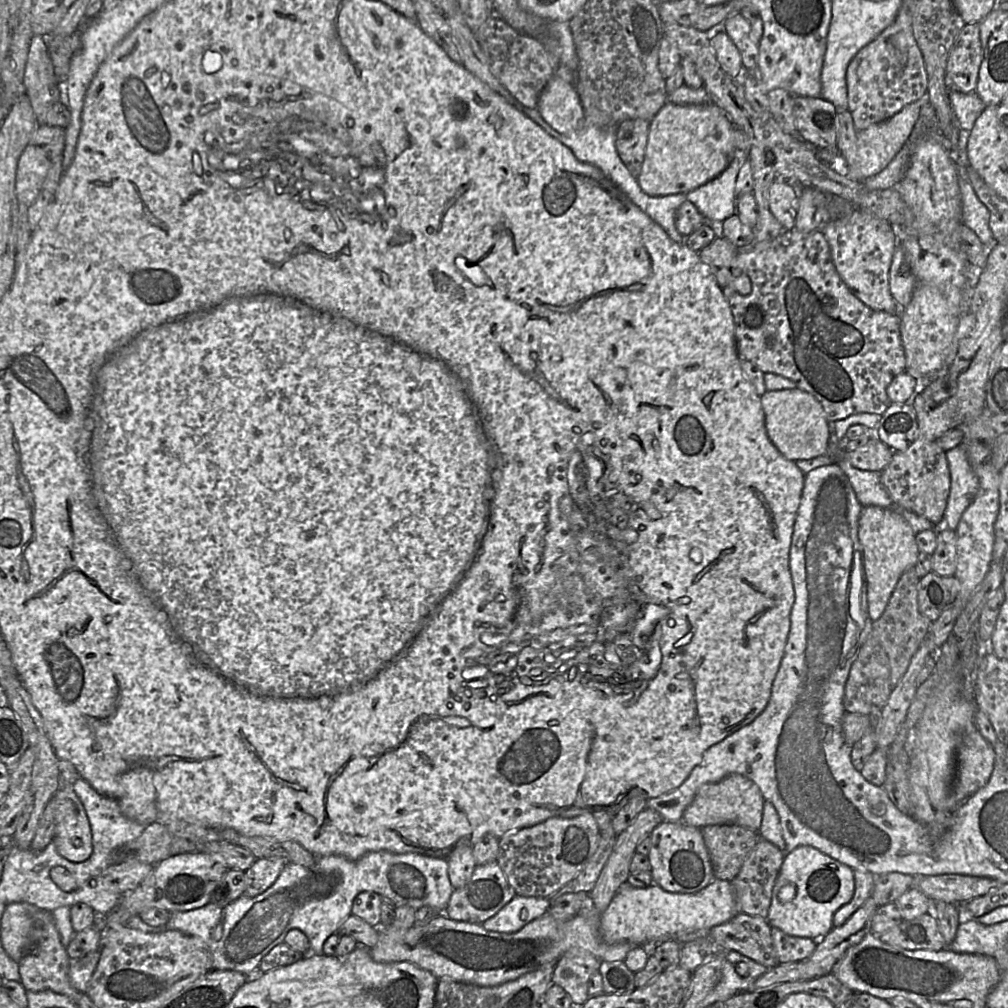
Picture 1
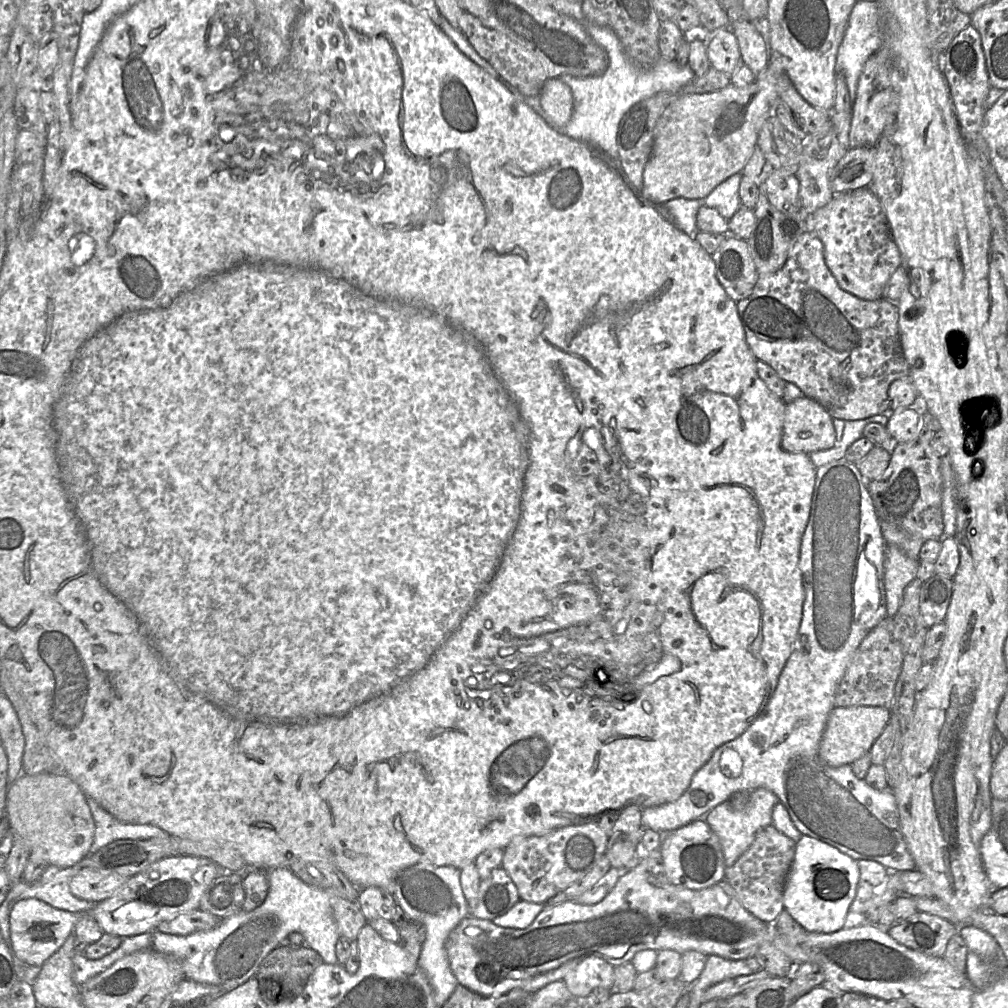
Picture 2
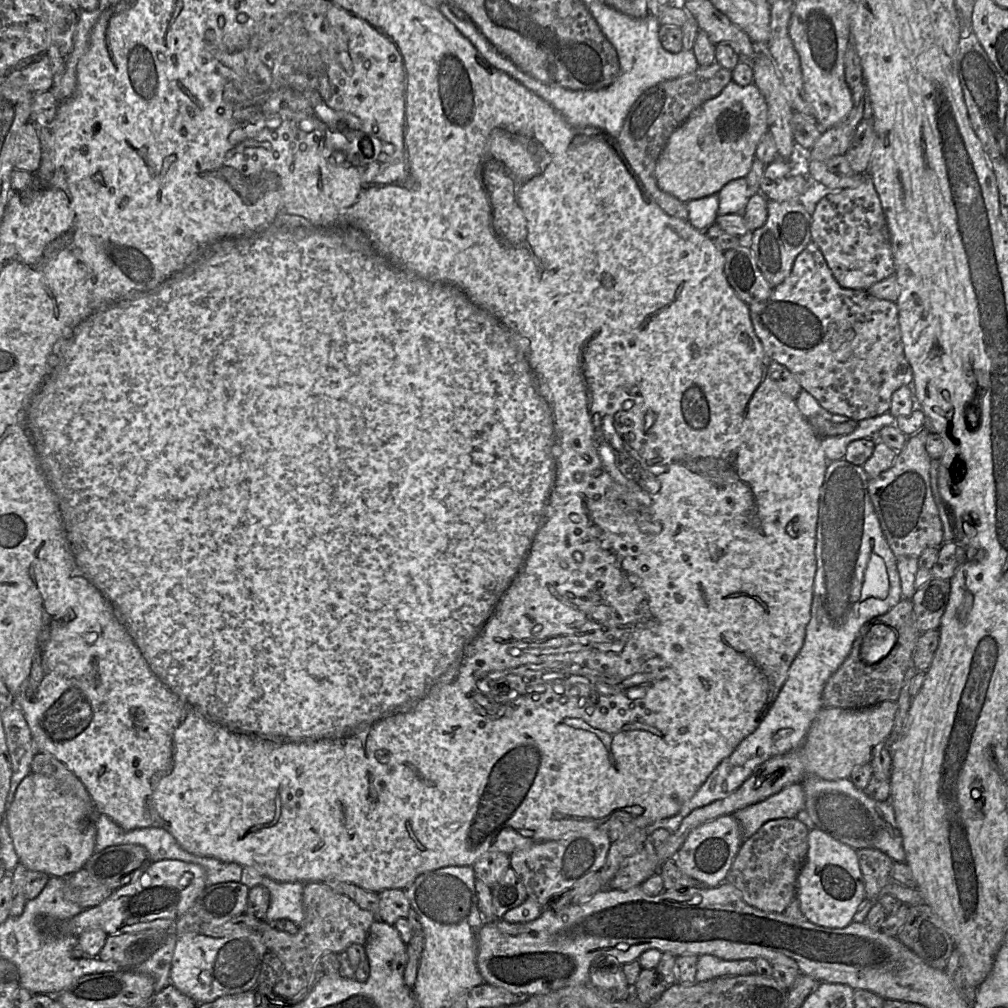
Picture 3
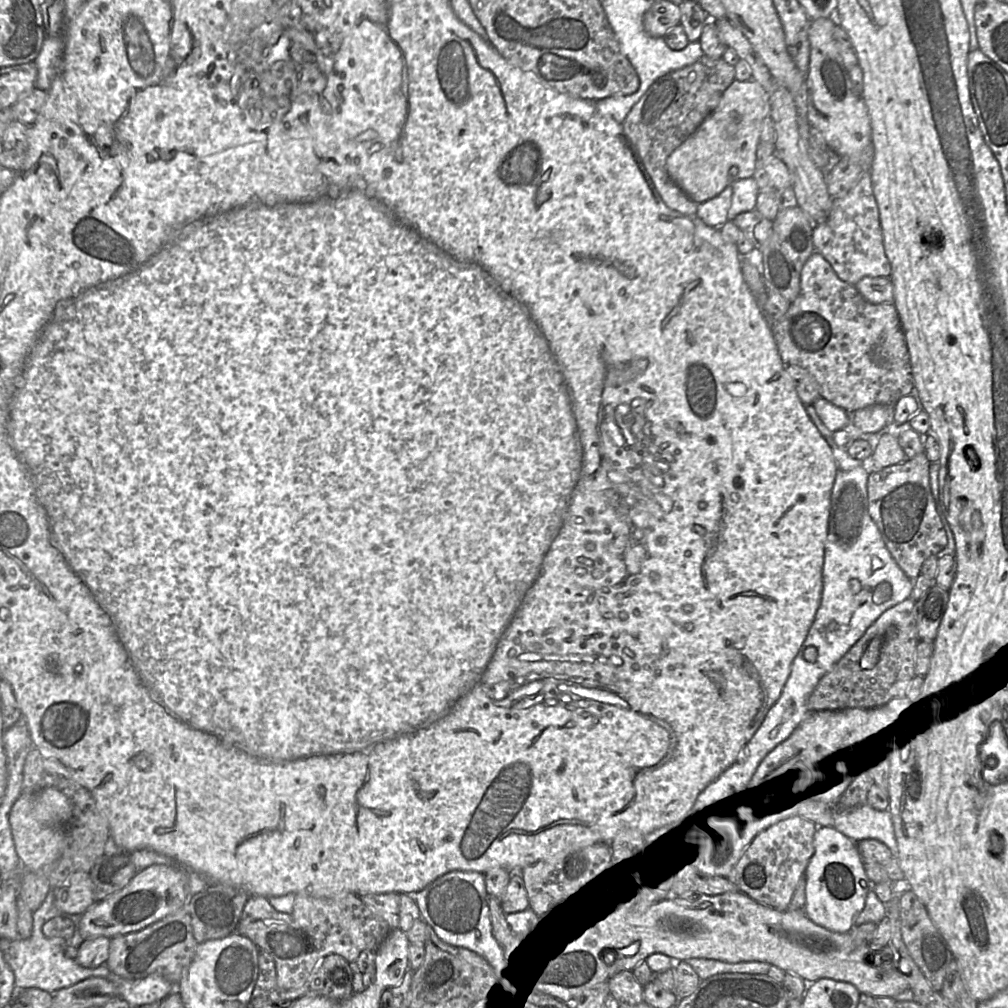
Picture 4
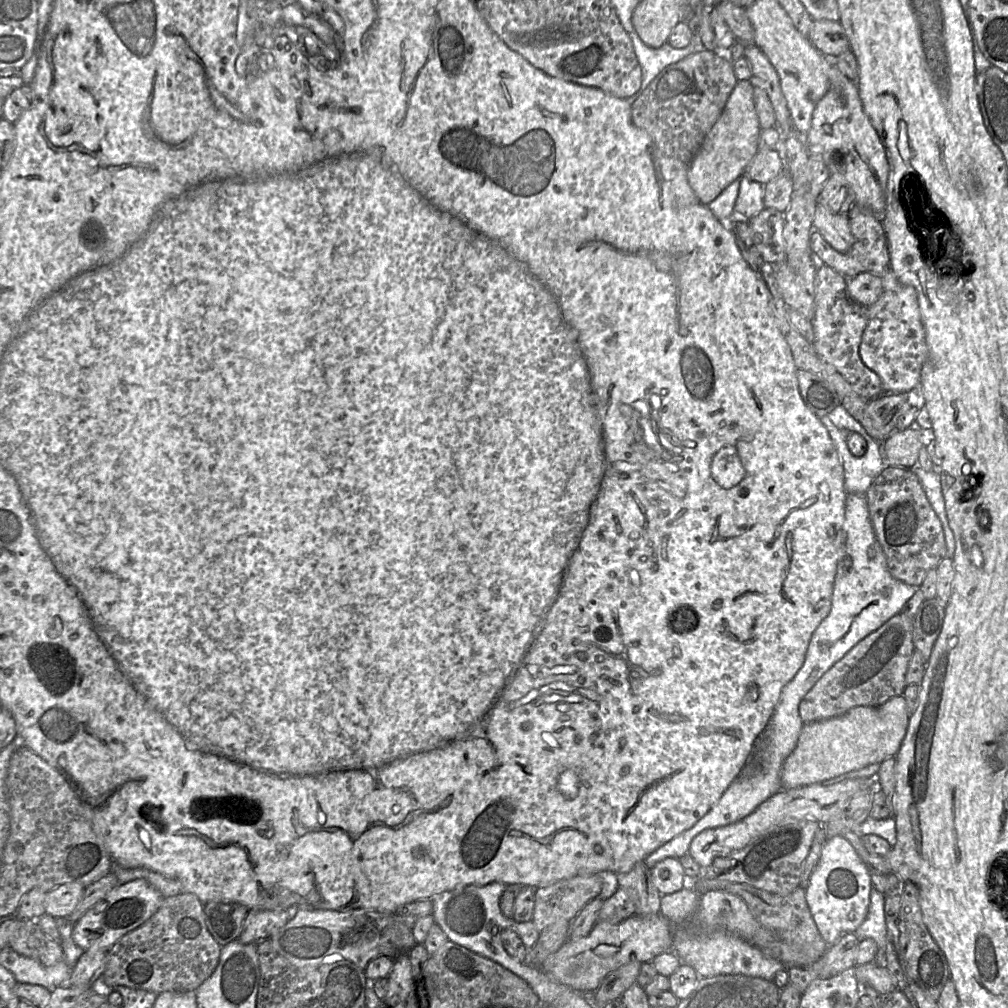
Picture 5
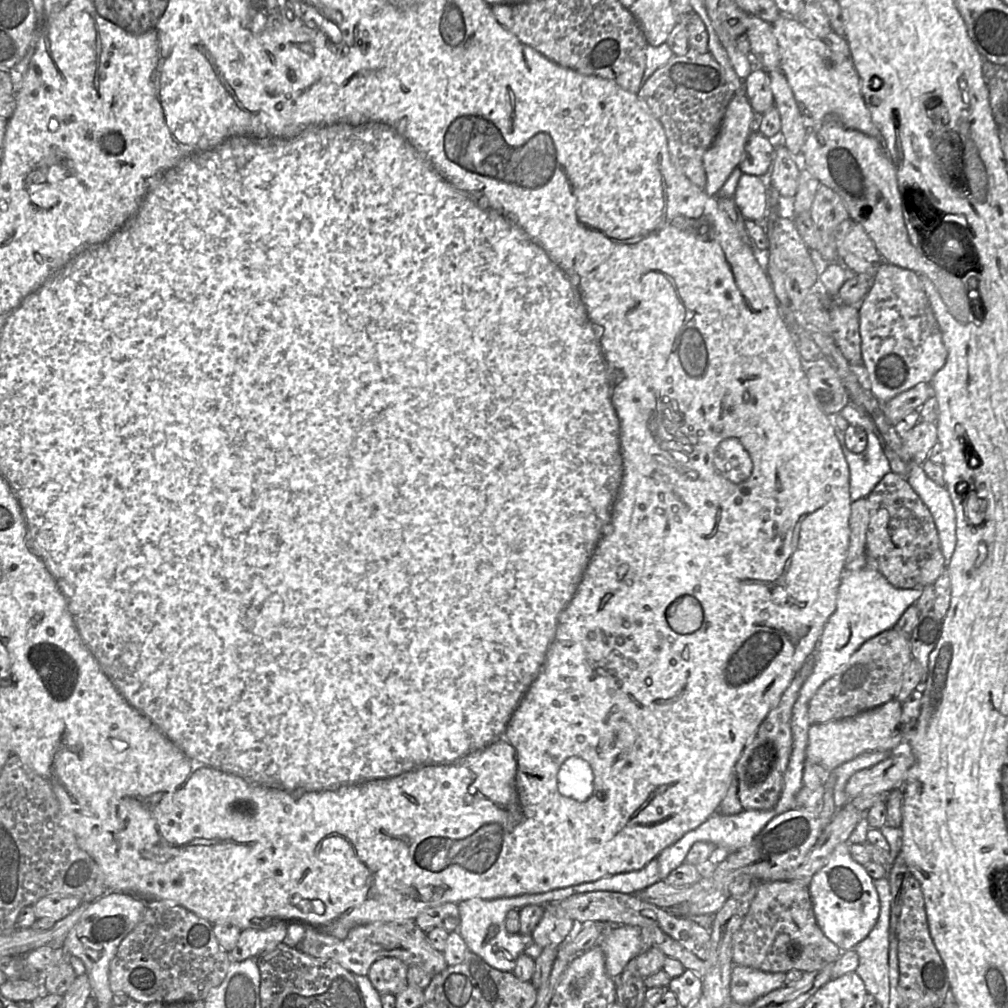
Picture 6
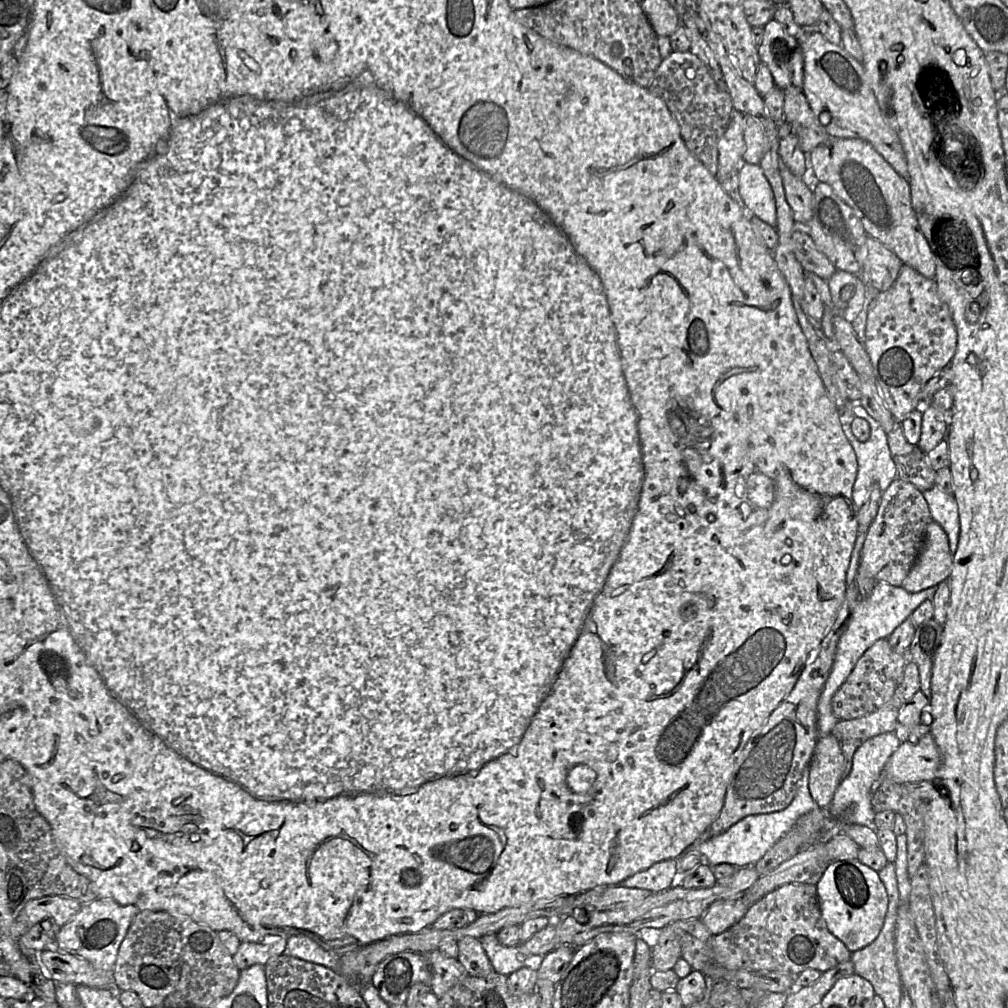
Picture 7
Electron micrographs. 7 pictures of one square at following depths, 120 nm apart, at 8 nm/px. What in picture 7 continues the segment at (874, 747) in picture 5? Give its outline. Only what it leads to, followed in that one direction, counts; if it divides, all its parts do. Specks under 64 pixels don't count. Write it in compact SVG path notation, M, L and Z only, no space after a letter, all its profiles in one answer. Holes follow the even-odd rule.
M892 701L875 712L853 720L838 720L831 731L840 742L858 739L862 742L879 734L894 732L897 727L899 708Z

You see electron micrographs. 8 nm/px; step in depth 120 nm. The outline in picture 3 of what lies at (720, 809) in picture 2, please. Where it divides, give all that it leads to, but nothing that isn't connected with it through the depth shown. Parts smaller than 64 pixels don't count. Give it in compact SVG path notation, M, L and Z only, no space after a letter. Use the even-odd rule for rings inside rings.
M801 783L784 787L778 793L766 798L763 801L749 805L737 810L732 815L740 825L743 841L750 838L766 822L781 818L794 818L800 811L805 811L804 791Z

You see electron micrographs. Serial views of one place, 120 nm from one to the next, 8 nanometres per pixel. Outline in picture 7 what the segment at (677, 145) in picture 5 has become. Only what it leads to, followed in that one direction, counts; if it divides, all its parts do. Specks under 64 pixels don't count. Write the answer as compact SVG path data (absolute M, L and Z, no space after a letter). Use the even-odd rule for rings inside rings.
M688 50L672 51L664 58L647 89L665 102L679 125L688 150L715 176L718 169L718 142L734 111L727 87L720 87L707 66Z

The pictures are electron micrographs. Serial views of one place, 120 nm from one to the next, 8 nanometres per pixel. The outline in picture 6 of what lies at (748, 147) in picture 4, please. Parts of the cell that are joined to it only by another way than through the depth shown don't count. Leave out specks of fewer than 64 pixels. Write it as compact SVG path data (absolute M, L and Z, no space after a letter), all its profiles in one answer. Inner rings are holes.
M745 92L735 93L726 109L715 140L703 156L703 166L707 180L704 190L708 195L716 197L733 170L739 167L744 157L747 141L756 129L757 121L758 117Z

